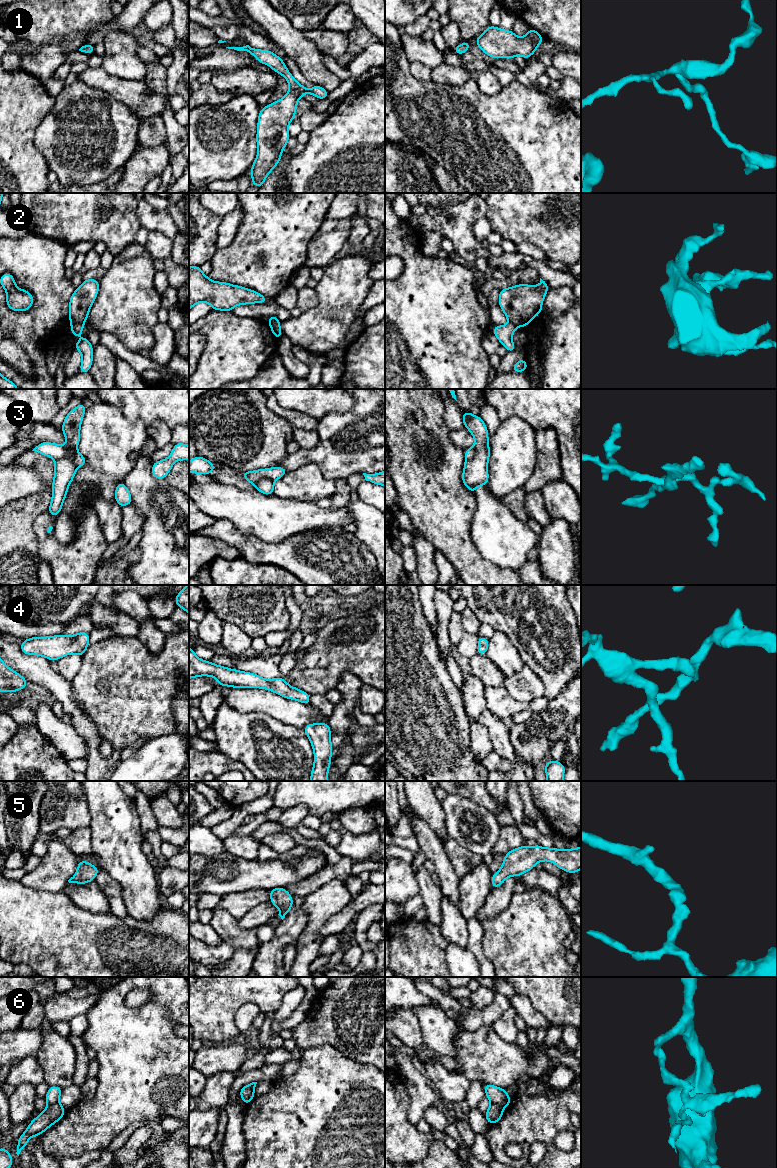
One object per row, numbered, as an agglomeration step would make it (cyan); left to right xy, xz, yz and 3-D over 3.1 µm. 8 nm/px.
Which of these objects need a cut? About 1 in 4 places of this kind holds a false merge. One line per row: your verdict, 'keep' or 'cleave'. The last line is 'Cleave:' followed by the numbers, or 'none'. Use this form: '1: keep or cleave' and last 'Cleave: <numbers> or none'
1: keep
2: cleave
3: cleave
4: keep
5: keep
6: cleave
Cleave: 2, 3, 6

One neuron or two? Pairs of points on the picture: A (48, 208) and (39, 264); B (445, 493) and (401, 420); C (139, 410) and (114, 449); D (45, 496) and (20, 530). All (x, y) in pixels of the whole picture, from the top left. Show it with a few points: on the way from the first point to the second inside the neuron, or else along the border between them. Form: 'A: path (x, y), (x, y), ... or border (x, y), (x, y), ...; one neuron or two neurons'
A: border (36, 233), (66, 245); two neurons
B: path (427, 475), (414, 461), (412, 438); one neuron
C: border (114, 405), (129, 420), (140, 420), (146, 427); two neurons
D: path (37, 504), (20, 522); one neuron

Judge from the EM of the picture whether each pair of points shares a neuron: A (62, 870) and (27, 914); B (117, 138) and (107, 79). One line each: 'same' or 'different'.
A: different
B: different

